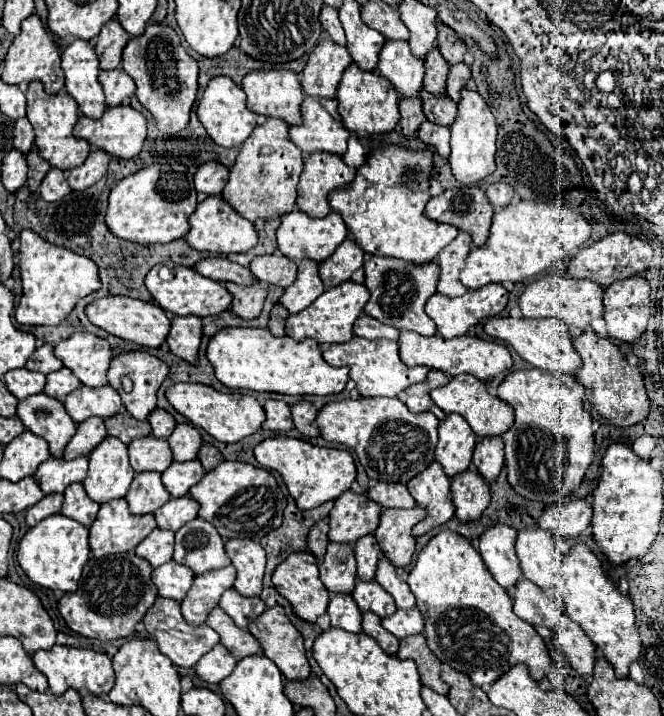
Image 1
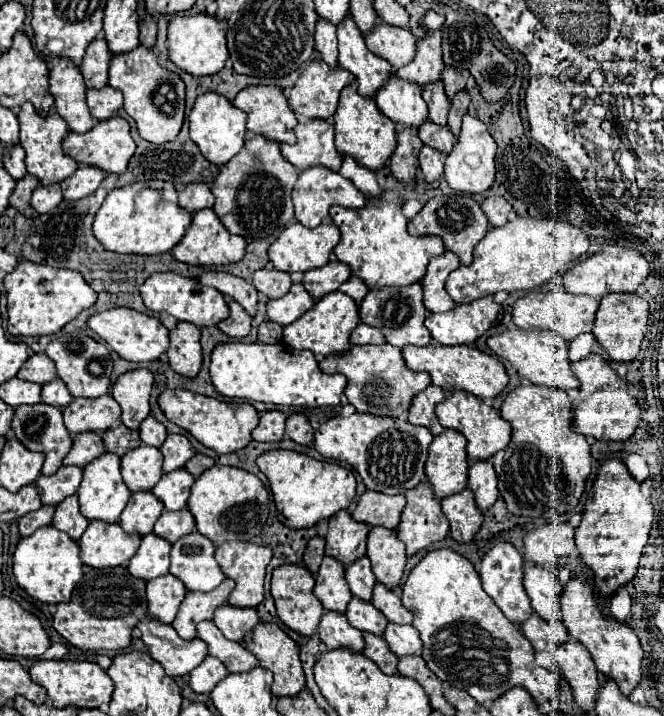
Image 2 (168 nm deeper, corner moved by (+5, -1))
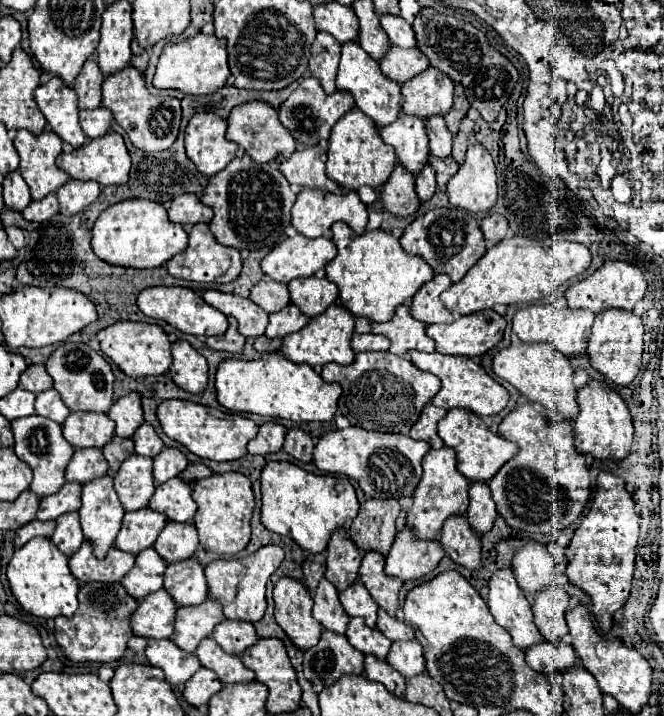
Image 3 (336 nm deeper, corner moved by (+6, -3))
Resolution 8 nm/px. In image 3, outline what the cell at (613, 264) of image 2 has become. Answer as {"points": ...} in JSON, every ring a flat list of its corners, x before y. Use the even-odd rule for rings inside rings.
{"points":[[609,260,599,270,595,270,589,278,571,284,565,290,565,300,571,310,583,308,583,310,591,310,593,314,599,314,609,308,619,308,619,310,631,312,635,308,635,304,645,296,645,290,647,290,647,282,645,282,643,270,639,266,621,262,621,260,615,260,615,262]]}

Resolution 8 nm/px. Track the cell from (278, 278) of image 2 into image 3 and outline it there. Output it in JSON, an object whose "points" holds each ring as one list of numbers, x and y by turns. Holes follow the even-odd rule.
{"points":[[261,280,251,288,251,302,261,306,267,314,283,310,291,300,289,300,289,290,285,284,273,282,273,280]]}

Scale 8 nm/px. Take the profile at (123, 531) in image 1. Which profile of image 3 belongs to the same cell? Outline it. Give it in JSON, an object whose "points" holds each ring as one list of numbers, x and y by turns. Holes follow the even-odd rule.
{"points":[[83,542,83,546,69,558,71,574,79,582,103,582,103,584,115,584,119,582,135,564,133,554,125,554,117,548,111,548,103,560,93,556,91,544]]}

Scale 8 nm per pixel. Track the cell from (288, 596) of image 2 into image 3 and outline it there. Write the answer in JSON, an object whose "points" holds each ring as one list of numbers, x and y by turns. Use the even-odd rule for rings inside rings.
{"points":[[281,578,273,590,275,600,275,620,291,638,291,642,307,650,315,646,321,638,321,624,311,616,313,598,309,590,293,578]]}

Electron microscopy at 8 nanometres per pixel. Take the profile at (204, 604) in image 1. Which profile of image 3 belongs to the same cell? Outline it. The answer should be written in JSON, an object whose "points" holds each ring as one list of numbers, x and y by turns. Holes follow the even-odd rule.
{"points":[[205,600,199,606,183,606,177,610,173,640,177,646,189,654,195,652,203,638,209,638,215,626,225,620,223,608,215,600]]}

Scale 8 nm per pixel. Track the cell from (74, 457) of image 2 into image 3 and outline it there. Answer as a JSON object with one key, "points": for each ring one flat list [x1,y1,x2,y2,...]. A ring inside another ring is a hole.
{"points":[[99,448,75,450,75,454,65,470,67,482,79,482,79,484,87,484,87,482,91,482,99,476,107,476,107,474,109,474,109,466]]}

